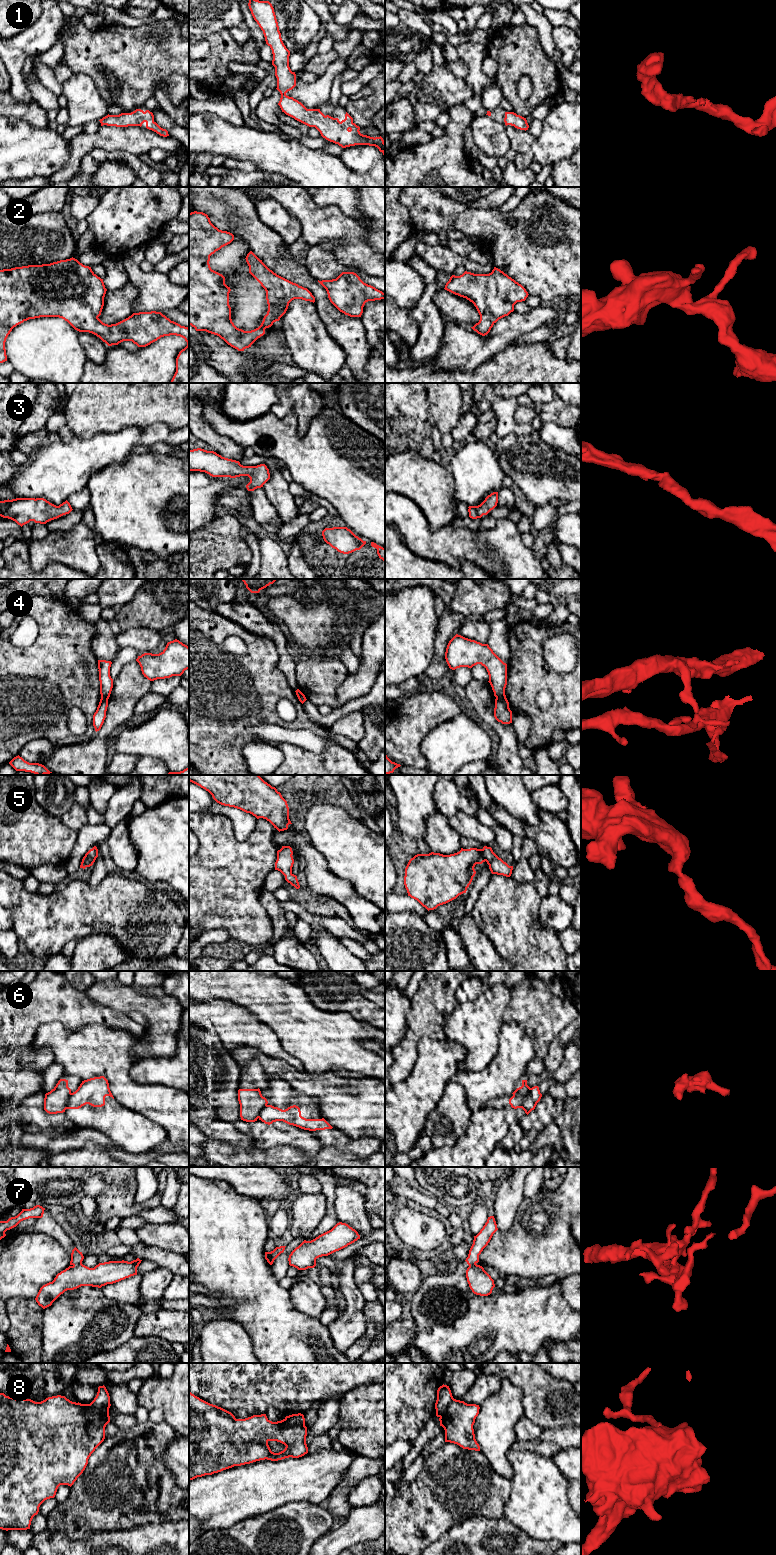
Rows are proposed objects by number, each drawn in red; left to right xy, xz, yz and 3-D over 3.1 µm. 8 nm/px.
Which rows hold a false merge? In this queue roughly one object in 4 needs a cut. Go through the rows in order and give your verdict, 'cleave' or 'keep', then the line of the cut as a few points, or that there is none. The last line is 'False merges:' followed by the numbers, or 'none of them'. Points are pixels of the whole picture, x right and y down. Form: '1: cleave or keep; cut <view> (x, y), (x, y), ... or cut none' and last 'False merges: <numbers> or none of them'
1: keep; cut none
2: keep; cut none
3: keep; cut none
4: cleave; cut yz (496, 697), (505, 698)
5: keep; cut none
6: cleave; cut yz (531, 1088), (520, 1107)
7: cleave; cut xy (81, 1262), (73, 1266)
8: cleave; cut xz (284, 1419), (291, 1425), (304, 1426)
False merges: 4, 6, 7, 8

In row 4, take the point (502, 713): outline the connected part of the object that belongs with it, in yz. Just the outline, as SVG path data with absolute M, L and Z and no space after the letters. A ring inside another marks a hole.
M507 698L495 699L494 717L498 722L502 724L512 723L512 711L509 708L509 702Z

